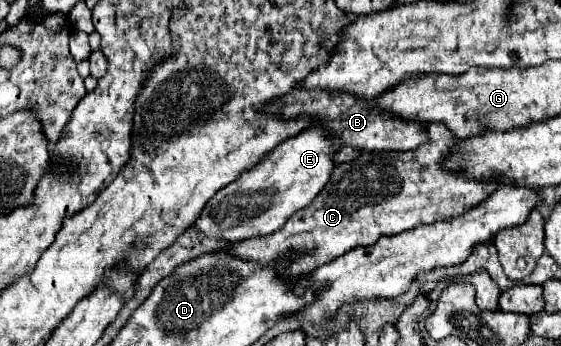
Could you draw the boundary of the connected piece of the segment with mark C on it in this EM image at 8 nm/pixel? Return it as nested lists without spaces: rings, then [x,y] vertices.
[[[428,123],[426,133],[428,143],[412,151],[362,153],[362,157],[354,161],[336,165],[318,197],[308,207],[294,213],[282,229],[264,237],[232,243],[228,253],[260,265],[276,263],[282,279],[292,279],[312,273],[316,267],[358,245],[374,245],[382,235],[460,217],[502,185],[500,179],[474,179],[448,167],[450,153],[460,139],[446,125]]]

